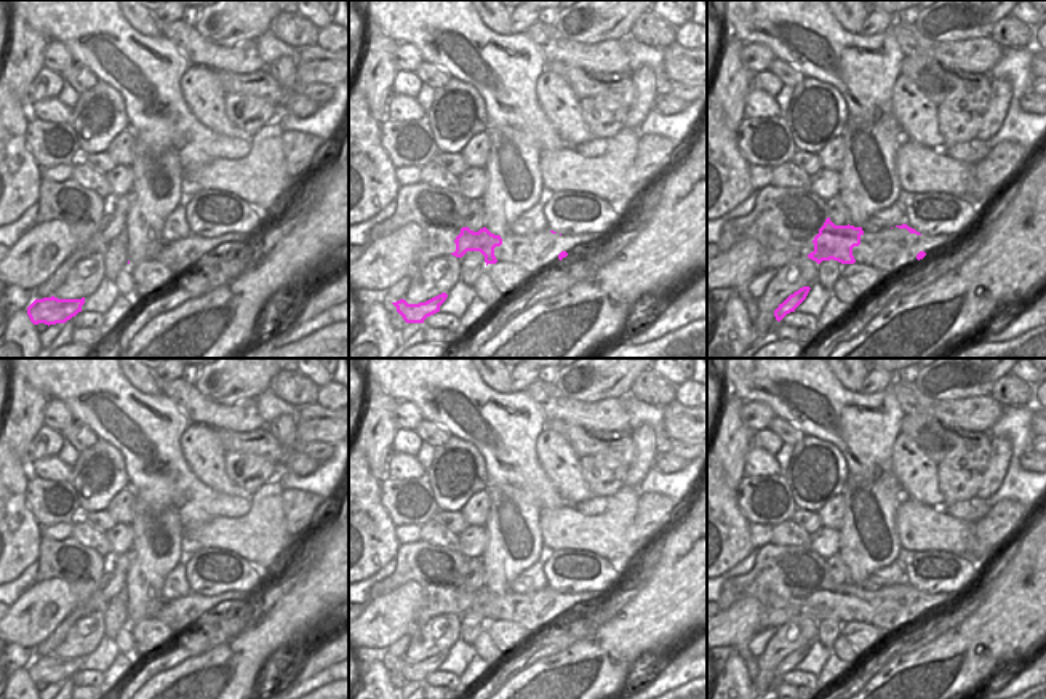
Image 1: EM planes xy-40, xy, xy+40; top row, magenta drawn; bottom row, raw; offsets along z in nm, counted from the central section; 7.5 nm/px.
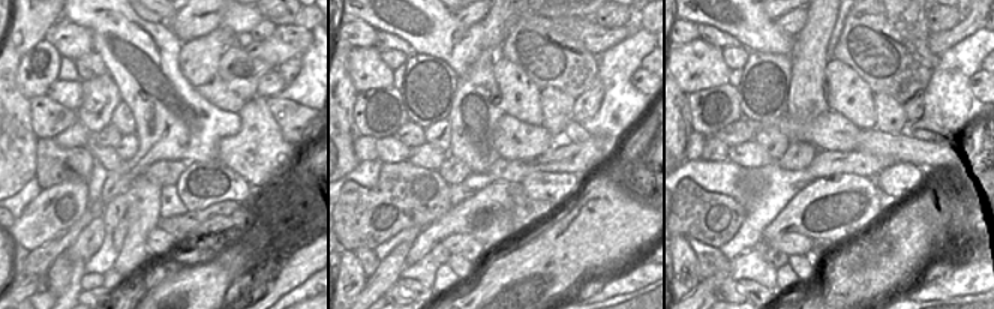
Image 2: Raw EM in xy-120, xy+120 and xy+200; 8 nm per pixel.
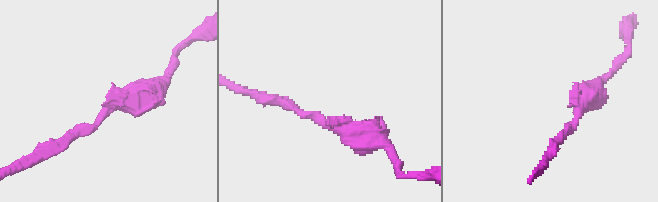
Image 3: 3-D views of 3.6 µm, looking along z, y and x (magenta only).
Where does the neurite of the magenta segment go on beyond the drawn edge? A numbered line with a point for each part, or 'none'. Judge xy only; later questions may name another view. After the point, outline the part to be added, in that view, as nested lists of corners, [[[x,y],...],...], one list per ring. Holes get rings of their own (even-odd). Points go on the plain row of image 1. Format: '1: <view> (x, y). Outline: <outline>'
none.

